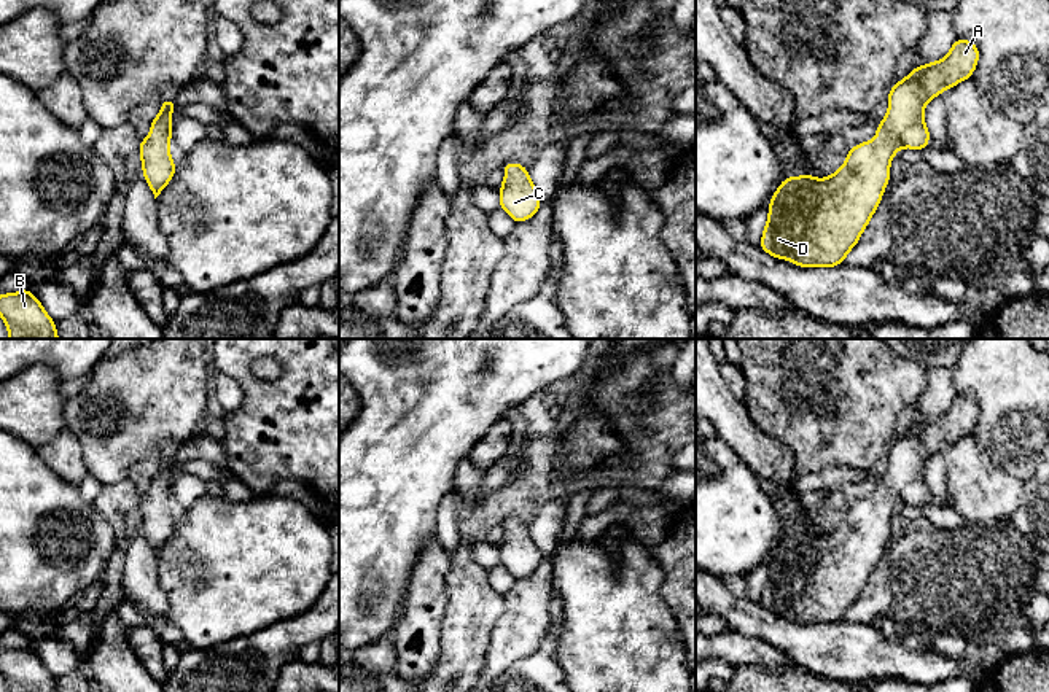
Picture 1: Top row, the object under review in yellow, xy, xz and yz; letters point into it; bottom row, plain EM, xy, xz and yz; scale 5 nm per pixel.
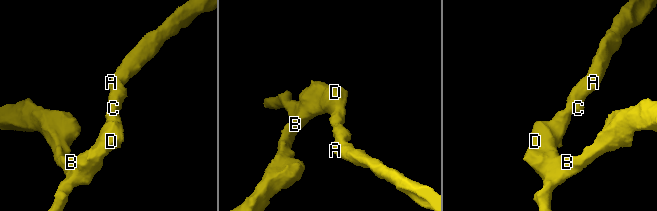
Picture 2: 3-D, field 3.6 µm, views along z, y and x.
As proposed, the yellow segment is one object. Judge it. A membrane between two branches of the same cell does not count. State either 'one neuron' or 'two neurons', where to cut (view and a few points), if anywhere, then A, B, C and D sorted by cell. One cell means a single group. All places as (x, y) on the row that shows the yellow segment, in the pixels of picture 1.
one neuron; cut none; groups A B C D

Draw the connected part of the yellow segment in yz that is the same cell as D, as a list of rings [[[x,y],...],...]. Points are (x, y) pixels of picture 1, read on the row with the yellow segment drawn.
[[[955,40],[949,54],[912,72],[888,92],[887,116],[875,127],[877,135],[850,148],[844,165],[825,180],[812,175],[788,177],[769,202],[767,224],[759,247],[770,256],[801,267],[834,267],[844,262],[858,243],[877,210],[890,180],[890,162],[899,148],[925,150],[930,132],[923,121],[925,105],[942,91],[969,80],[977,67],[979,49],[969,40]]]

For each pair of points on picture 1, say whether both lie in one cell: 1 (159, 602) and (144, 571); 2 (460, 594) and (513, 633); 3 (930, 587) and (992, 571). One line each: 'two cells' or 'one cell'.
1: one cell
2: two cells
3: one cell

